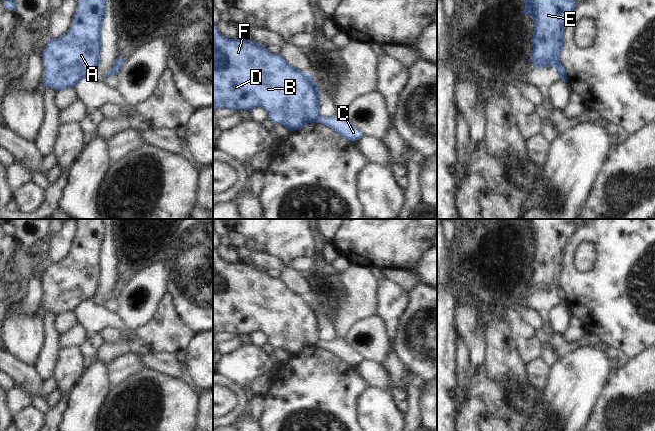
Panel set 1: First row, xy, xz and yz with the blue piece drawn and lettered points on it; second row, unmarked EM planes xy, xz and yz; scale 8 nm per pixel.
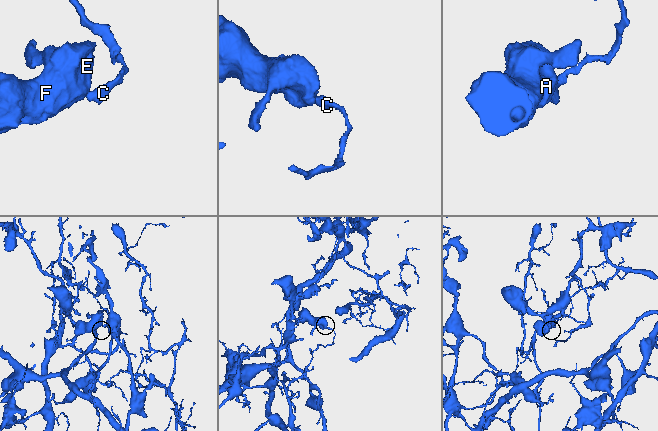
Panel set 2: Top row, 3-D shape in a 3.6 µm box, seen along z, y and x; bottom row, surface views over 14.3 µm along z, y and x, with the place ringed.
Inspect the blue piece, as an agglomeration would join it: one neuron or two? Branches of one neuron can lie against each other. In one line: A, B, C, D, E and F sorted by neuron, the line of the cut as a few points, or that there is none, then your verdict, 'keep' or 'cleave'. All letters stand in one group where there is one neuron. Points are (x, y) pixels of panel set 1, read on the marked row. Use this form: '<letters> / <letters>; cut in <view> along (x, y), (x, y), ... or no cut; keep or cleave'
A B D E F / C; cut in xz along (320, 114), (314, 121); cleave

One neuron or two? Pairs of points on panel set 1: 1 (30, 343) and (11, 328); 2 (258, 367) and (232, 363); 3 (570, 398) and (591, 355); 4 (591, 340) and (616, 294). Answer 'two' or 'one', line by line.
1: one
2: one
3: one
4: two

